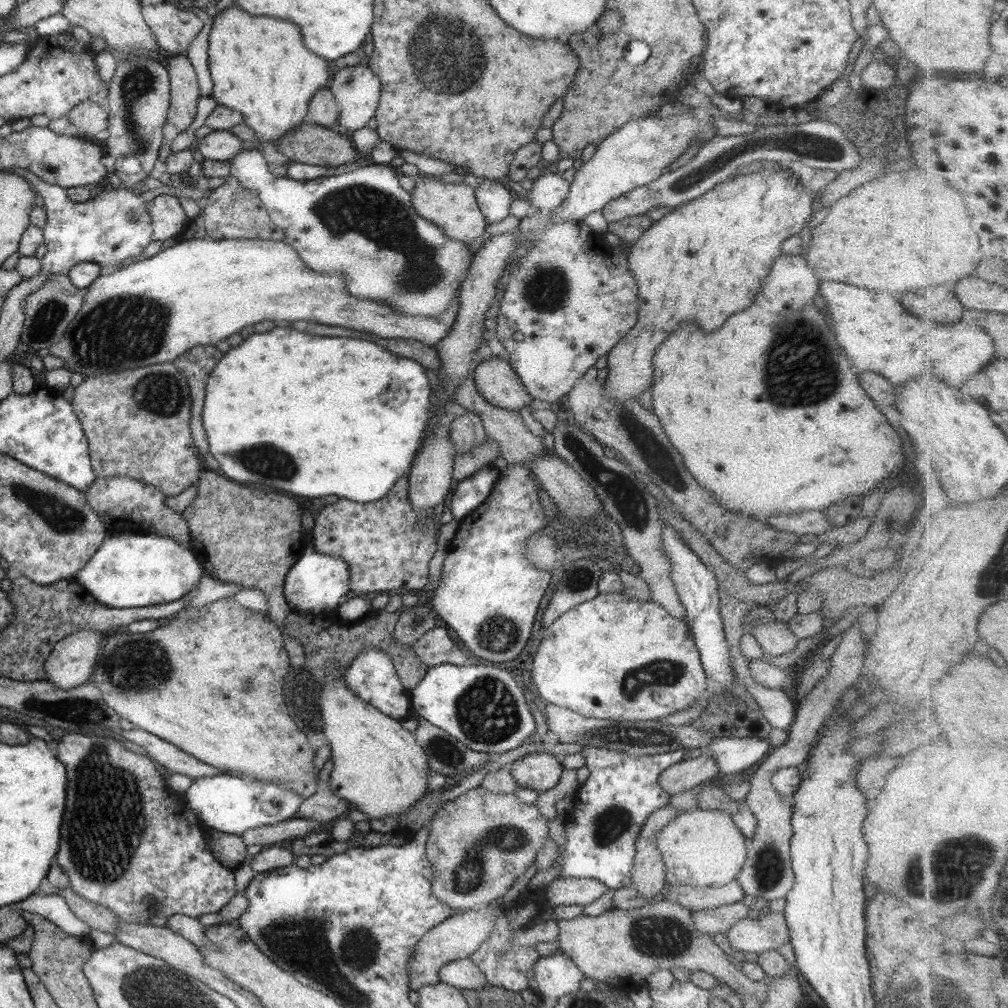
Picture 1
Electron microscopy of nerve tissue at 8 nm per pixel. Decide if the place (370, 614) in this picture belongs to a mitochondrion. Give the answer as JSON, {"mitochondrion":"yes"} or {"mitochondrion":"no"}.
{"mitochondrion":"no"}

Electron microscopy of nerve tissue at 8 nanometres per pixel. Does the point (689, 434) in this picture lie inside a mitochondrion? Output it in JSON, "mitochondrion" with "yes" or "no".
{"mitochondrion":"no"}

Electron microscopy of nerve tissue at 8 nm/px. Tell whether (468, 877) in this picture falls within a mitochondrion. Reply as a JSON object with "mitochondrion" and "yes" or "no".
{"mitochondrion":"yes"}

